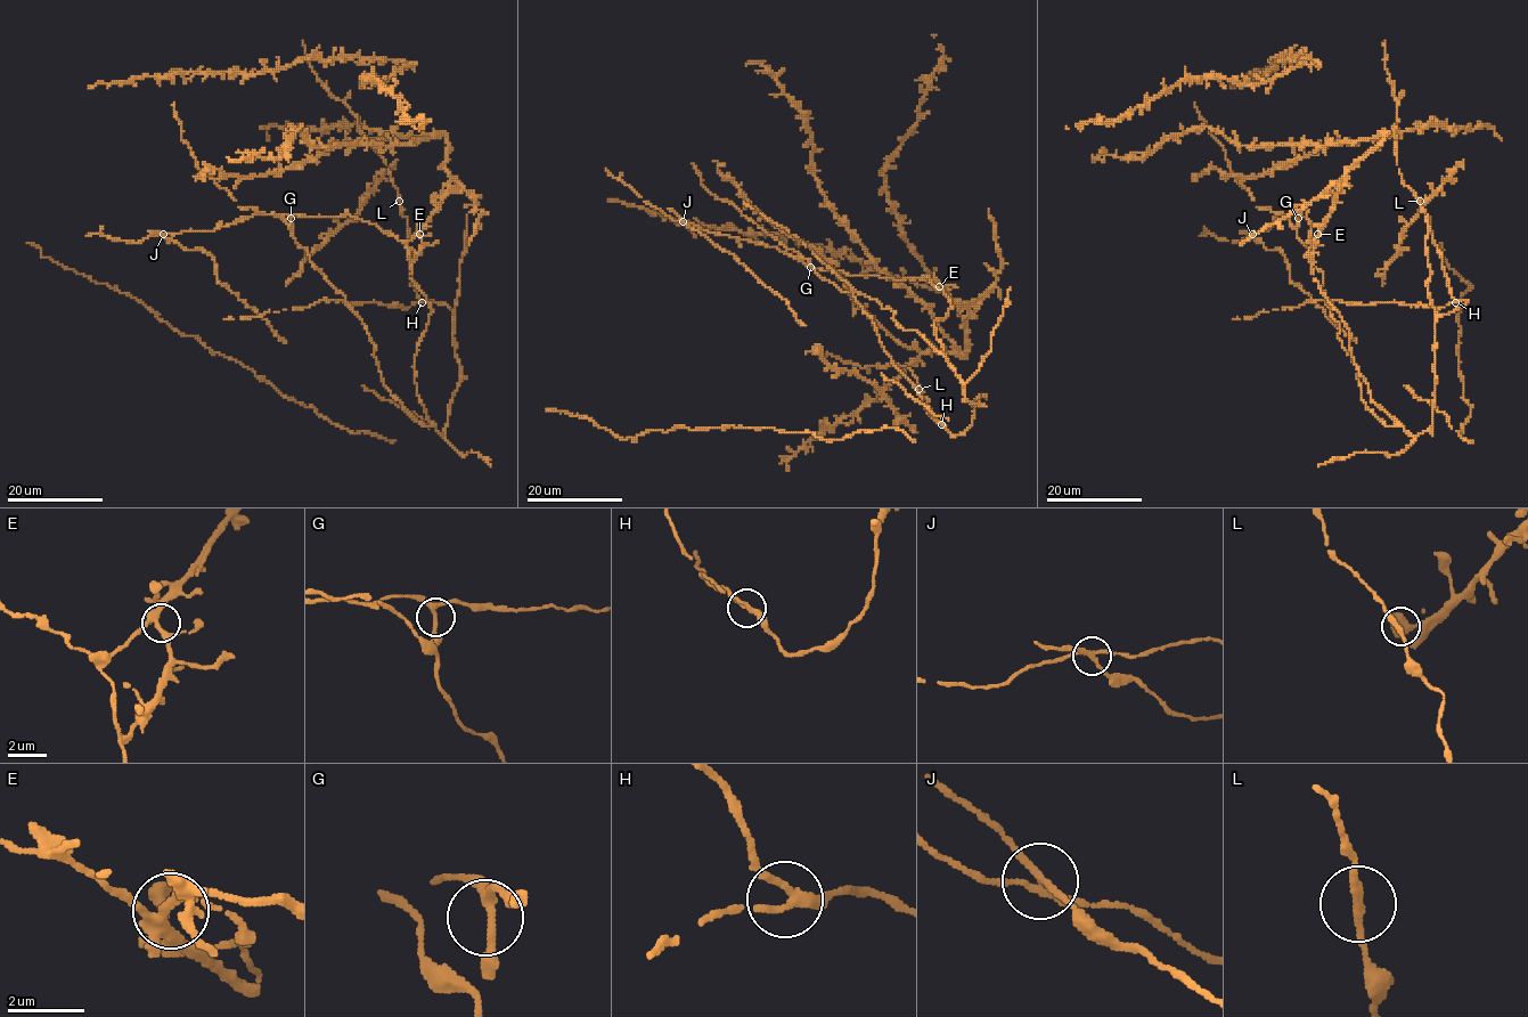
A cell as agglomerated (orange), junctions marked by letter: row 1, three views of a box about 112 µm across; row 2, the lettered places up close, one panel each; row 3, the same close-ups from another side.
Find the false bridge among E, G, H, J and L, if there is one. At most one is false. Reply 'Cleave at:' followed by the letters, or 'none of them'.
Cleave at: none of them

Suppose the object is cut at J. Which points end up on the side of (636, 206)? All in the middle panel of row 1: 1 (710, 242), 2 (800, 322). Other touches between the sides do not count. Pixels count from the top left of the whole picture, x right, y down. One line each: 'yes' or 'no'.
1: no
2: no

